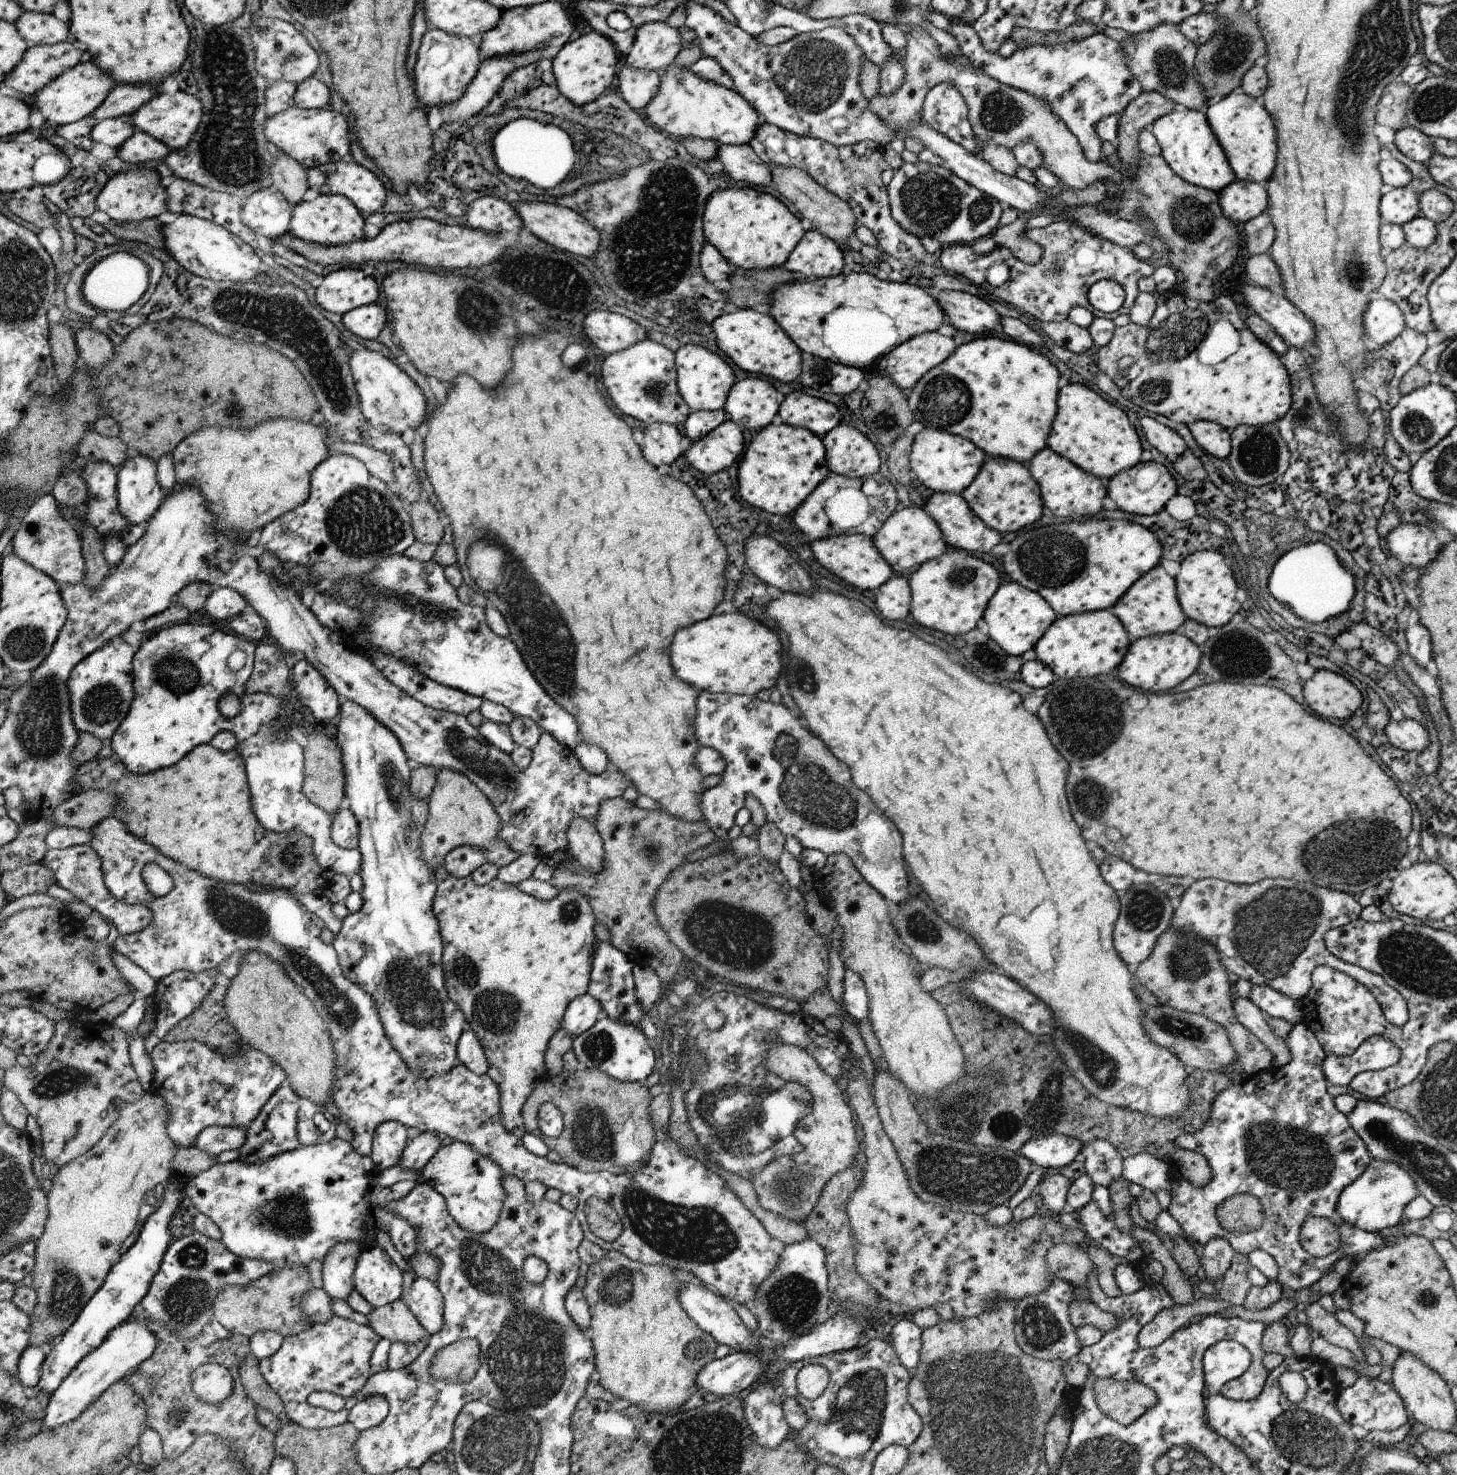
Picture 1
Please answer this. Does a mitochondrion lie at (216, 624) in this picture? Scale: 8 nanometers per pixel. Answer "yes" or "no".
no

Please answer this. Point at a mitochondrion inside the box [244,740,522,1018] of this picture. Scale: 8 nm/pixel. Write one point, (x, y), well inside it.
(392, 783)

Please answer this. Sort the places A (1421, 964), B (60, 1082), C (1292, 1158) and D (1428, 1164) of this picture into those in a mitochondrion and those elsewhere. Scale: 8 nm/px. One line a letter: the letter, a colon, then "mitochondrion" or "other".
A: mitochondrion
B: mitochondrion
C: mitochondrion
D: mitochondrion

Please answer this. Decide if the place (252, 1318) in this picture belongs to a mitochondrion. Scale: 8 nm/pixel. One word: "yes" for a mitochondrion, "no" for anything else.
no

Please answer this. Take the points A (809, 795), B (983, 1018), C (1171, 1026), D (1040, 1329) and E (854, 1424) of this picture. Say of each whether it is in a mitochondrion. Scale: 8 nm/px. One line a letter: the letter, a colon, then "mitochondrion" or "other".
A: mitochondrion
B: mitochondrion
C: mitochondrion
D: mitochondrion
E: mitochondrion

